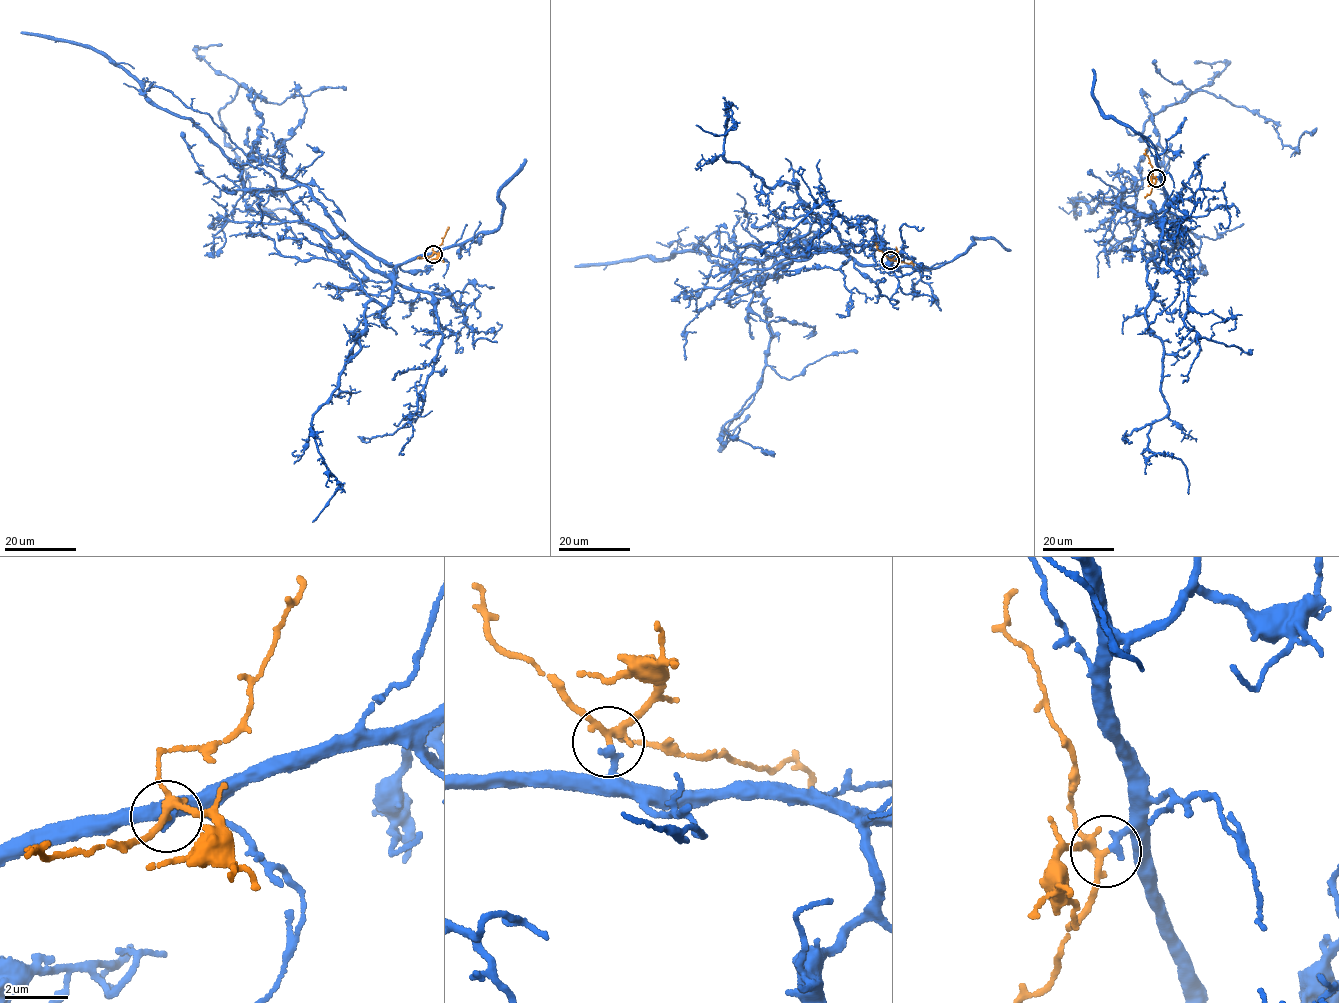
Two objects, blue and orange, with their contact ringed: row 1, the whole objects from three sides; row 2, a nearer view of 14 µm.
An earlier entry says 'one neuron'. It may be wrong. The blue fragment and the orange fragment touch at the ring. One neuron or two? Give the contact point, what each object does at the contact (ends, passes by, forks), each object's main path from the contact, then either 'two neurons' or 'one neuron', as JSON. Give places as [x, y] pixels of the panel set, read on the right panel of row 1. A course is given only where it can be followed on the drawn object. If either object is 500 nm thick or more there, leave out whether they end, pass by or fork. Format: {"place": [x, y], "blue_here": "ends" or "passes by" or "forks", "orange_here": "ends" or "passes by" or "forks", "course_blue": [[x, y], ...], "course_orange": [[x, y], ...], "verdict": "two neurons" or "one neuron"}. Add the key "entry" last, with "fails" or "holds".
{"place": [1156, 178], "blue_here": "ends", "orange_here": "forks", "course_blue": [[1157, 179], [1159, 213], [1120, 206], [1141, 181], [1143, 125], [1199, 91], [1278, 124], [1292, 147], [1314, 129]], "course_orange": [[1157, 179], [1146, 149]], "verdict": "one neuron", "entry": "holds"}

